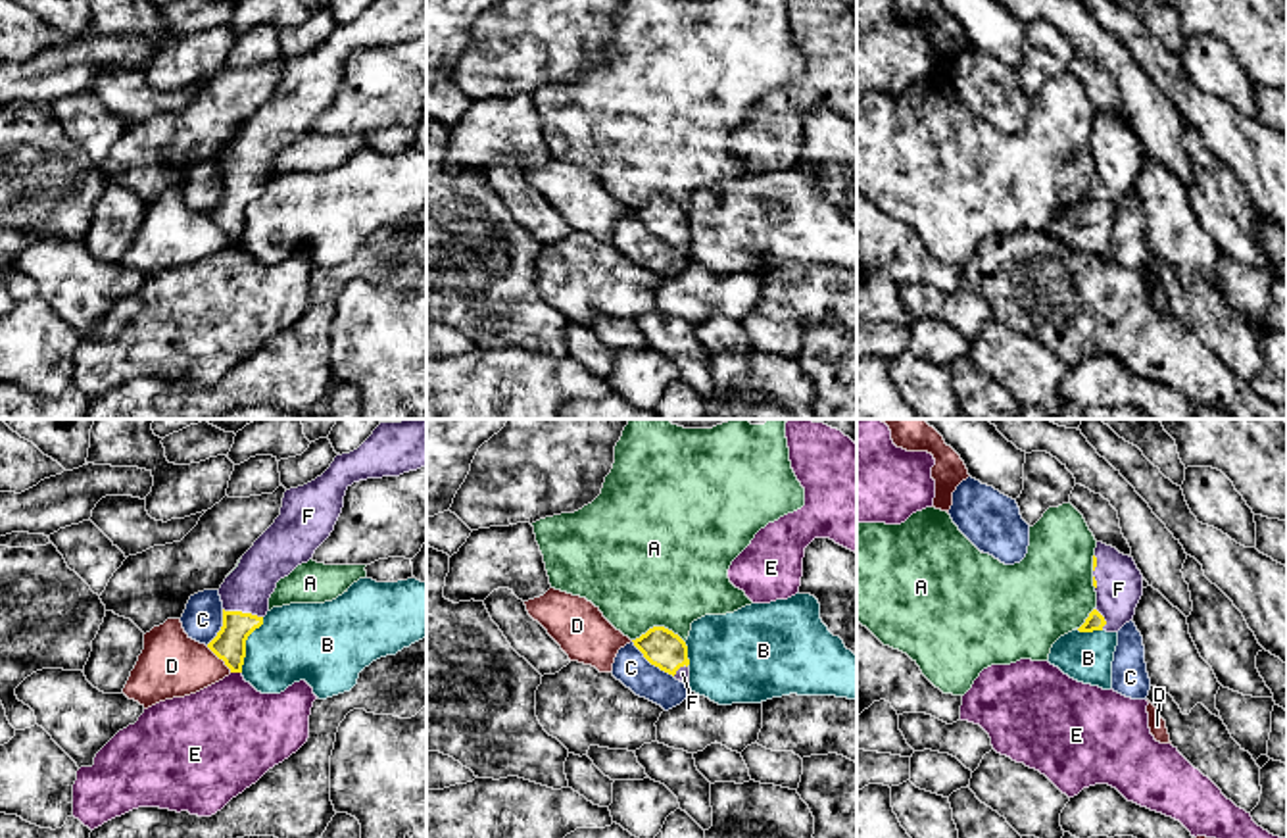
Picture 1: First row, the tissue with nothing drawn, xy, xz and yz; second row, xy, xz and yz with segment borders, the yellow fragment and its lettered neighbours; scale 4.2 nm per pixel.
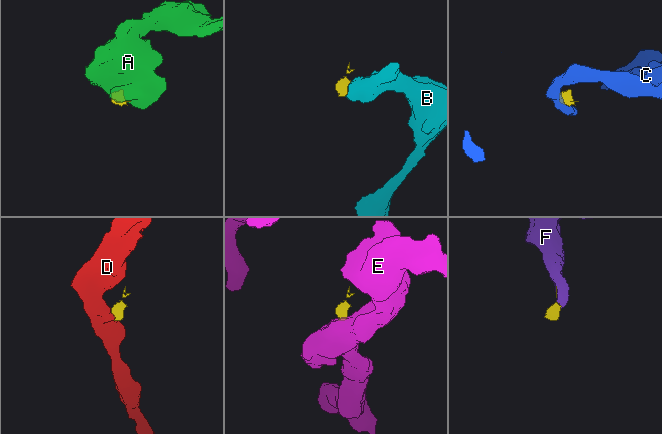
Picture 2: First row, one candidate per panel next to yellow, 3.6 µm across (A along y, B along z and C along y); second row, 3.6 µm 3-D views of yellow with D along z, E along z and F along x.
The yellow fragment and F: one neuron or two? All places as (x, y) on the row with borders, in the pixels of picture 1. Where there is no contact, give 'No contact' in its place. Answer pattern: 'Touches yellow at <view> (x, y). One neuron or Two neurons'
Touches yellow at xy (241, 612). One neuron

